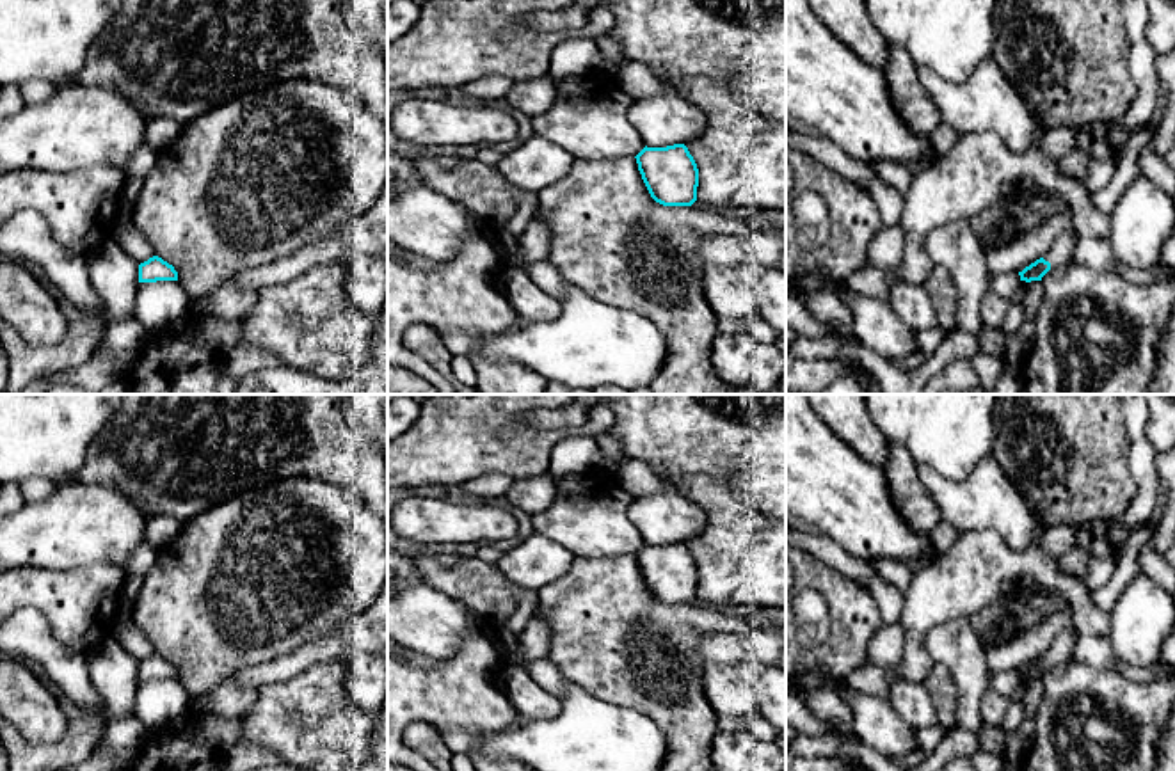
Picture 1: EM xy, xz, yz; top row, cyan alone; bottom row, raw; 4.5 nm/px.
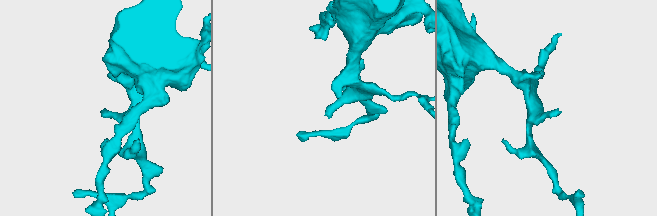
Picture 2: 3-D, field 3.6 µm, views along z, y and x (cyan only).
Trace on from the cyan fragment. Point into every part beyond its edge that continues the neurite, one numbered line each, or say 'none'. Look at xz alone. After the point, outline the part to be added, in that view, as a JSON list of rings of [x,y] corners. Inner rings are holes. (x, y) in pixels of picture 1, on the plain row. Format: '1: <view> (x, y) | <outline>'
none

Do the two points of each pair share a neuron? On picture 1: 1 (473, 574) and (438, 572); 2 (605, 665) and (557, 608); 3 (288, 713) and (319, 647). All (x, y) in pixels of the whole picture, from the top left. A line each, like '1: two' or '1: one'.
1: one
2: one
3: two

